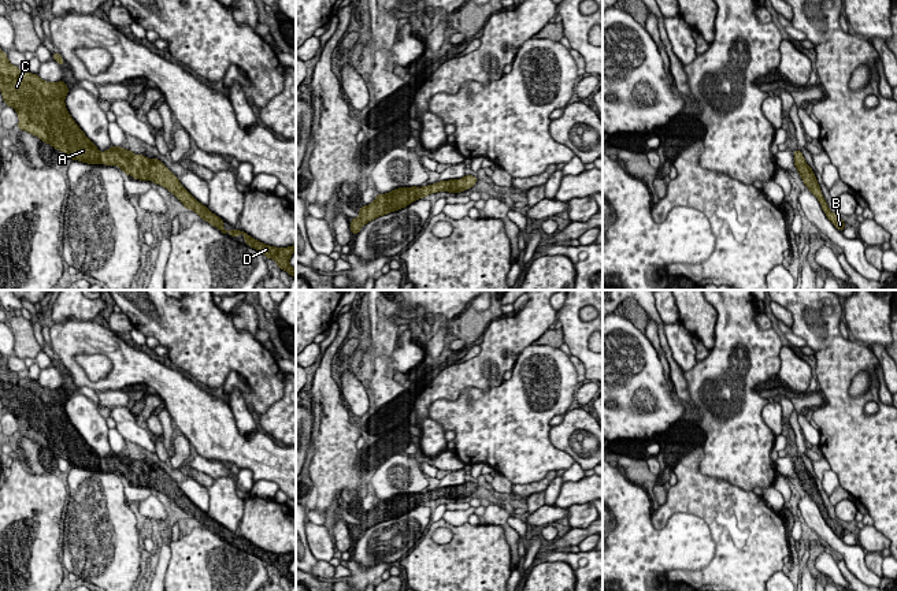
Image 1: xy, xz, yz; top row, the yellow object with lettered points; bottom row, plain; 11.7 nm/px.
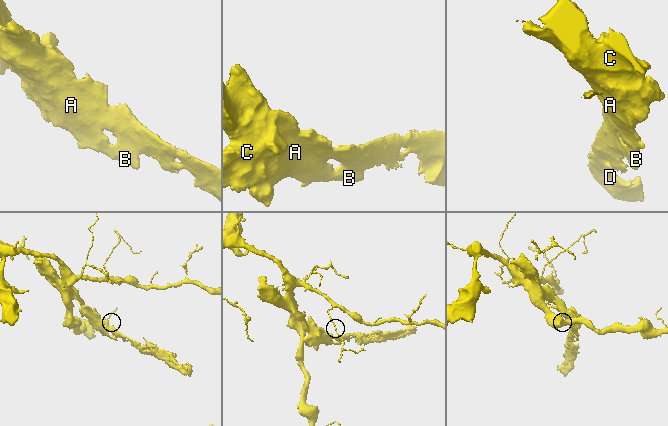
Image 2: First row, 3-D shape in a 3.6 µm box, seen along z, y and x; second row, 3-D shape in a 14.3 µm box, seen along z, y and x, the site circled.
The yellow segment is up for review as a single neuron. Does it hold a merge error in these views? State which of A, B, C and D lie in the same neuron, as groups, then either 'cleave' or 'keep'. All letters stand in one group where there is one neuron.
A B C D; keep

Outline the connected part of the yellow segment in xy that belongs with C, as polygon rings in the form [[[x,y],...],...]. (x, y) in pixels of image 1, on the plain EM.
[[[0,354],[0,398],[4,410],[12,413],[18,420],[16,435],[25,436],[52,451],[56,457],[67,460],[71,467],[118,472],[125,482],[131,482],[133,486],[152,487],[155,491],[164,492],[184,510],[185,516],[194,517],[203,527],[223,540],[229,539],[233,544],[241,540],[248,553],[263,560],[266,565],[275,566],[279,576],[285,576],[296,584],[296,576],[289,570],[289,565],[296,558],[296,551],[288,554],[270,553],[240,535],[225,536],[225,527],[199,509],[156,464],[149,467],[142,461],[134,461],[133,457],[112,451],[101,460],[68,420],[64,405],[70,397],[63,386],[47,389],[38,380],[21,378],[18,372],[8,368],[7,360],[3,360]]]

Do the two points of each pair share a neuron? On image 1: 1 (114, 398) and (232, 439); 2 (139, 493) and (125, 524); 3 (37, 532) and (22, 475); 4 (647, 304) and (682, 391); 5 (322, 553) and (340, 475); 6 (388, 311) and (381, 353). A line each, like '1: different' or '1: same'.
1: different
2: different
3: same
4: same
5: different
6: same

